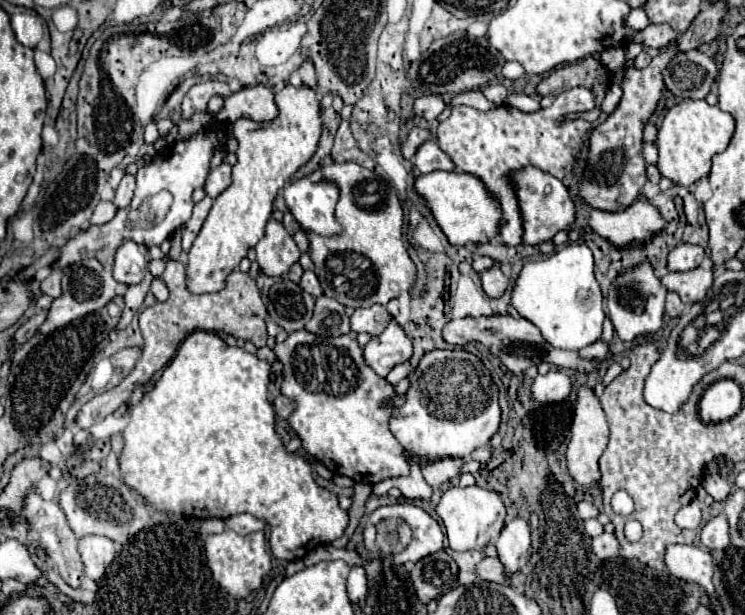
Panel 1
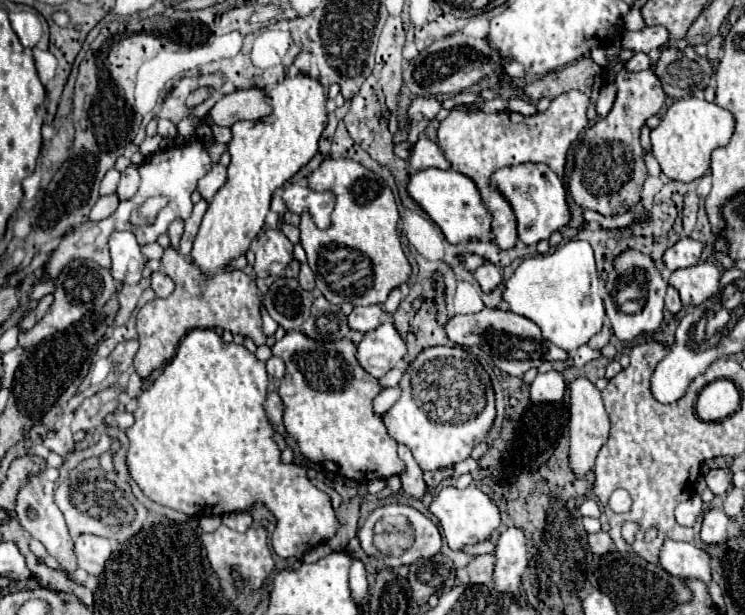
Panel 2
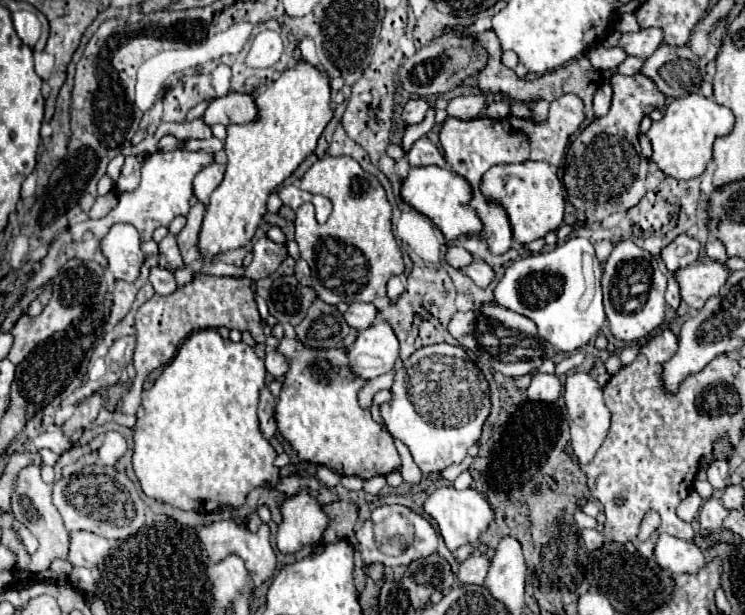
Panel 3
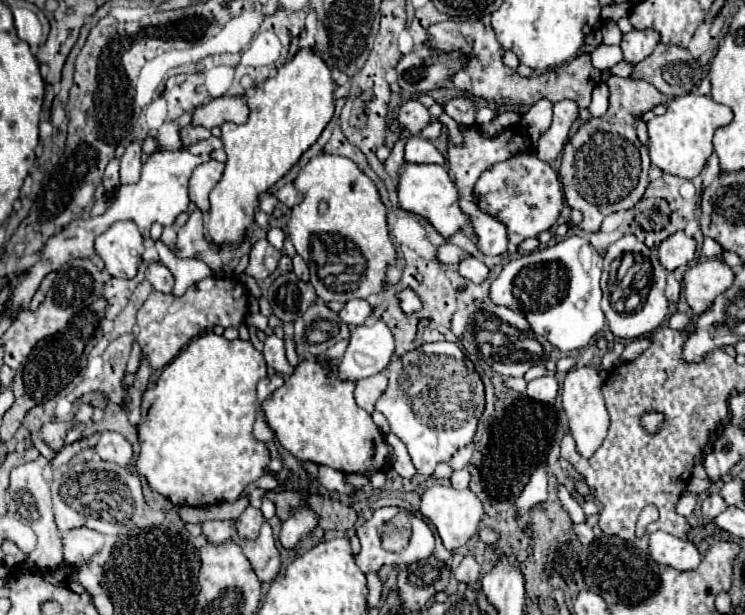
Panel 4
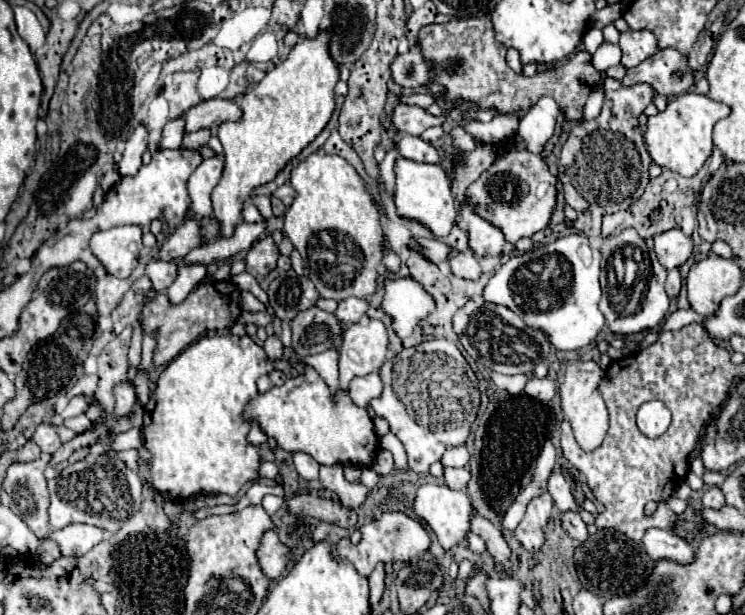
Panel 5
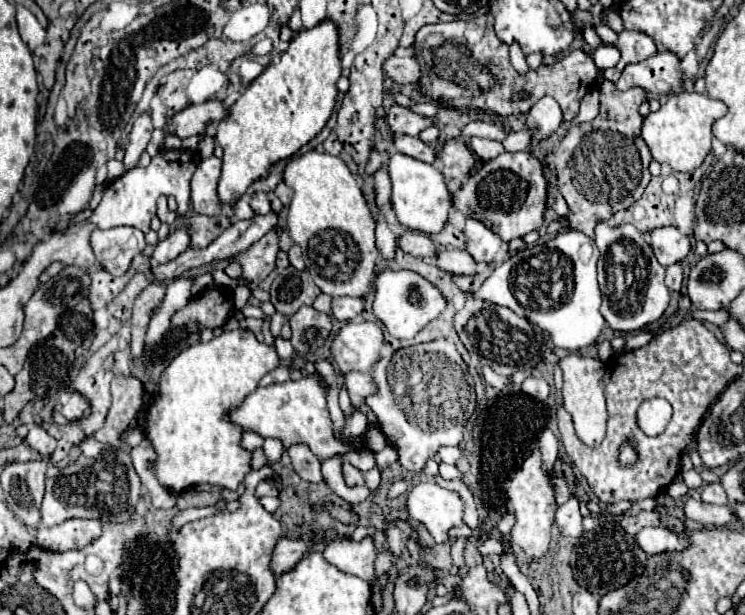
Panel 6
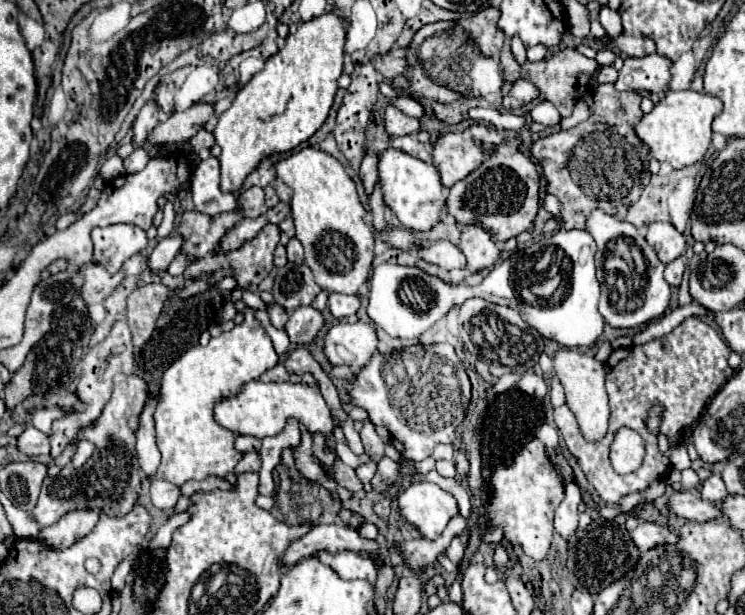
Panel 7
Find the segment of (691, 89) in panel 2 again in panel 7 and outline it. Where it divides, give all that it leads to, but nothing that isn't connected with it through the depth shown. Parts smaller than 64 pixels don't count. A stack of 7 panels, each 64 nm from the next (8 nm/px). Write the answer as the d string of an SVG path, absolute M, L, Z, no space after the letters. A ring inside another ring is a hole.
M650 54L644 58L626 58L622 70L618 72L618 90L646 90L646 92L666 92L670 84L672 62L664 56Z

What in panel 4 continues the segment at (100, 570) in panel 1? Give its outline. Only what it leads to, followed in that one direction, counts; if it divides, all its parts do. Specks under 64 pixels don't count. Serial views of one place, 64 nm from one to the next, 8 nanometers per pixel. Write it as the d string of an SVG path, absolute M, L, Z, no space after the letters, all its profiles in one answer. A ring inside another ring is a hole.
M80 526L62 532L62 544L64 544L64 560L80 568L90 560L92 554L102 550L104 536L96 530Z

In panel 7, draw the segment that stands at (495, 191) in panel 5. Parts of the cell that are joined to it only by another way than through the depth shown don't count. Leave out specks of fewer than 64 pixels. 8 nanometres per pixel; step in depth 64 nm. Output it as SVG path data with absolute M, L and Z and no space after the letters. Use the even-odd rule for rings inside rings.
M500 150L448 190L444 212L454 216L458 224L482 226L494 242L506 242L532 228L540 204L538 188L540 176L534 162L518 150Z

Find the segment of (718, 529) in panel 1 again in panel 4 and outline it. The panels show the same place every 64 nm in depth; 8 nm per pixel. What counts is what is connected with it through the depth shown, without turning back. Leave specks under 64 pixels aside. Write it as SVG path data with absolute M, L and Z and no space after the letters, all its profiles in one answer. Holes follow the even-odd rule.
M708 494L702 500L702 512L708 520L714 520L714 516L718 516L718 512L724 512L724 510L726 510L726 502L722 500L720 494Z

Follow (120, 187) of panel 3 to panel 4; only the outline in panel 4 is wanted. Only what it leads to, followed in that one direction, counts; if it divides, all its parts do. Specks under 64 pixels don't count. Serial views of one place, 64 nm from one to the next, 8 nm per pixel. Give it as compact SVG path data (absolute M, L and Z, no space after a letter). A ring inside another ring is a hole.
M132 140L120 158L120 184L132 184L138 182L140 176L140 156L142 156L142 144L144 140Z

